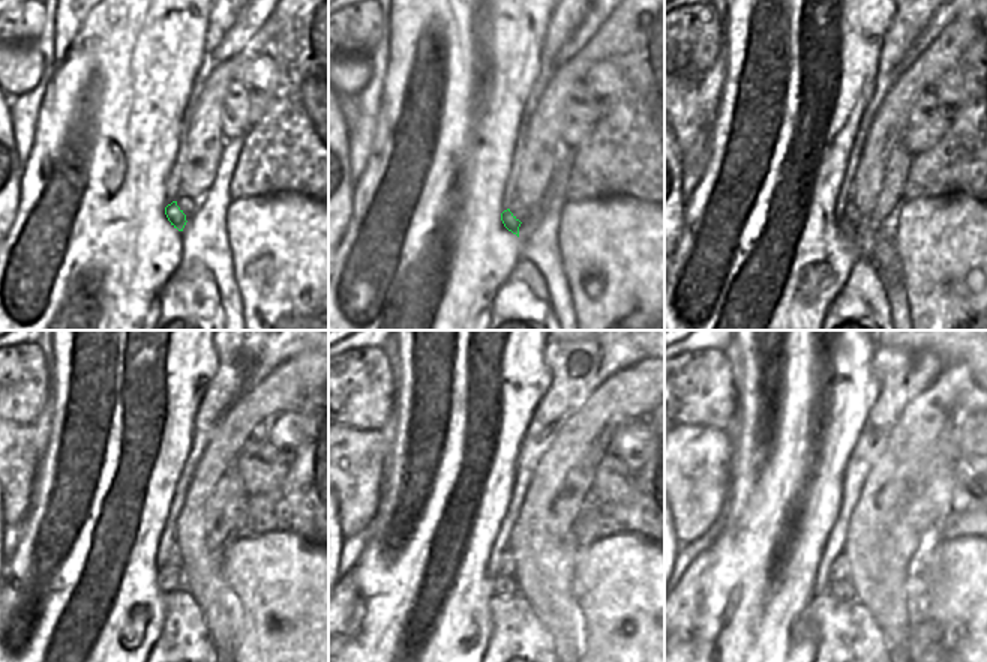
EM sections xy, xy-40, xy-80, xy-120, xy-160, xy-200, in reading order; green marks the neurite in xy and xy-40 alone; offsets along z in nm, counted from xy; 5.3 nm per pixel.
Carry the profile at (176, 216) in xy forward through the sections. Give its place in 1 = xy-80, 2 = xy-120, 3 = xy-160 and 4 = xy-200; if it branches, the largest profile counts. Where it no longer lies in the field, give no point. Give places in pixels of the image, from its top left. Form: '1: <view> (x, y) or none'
1: xy-80 (848, 228)
2: xy-120 (170, 578)
3: xy-160 (503, 586)
4: xy-200 (843, 590)

